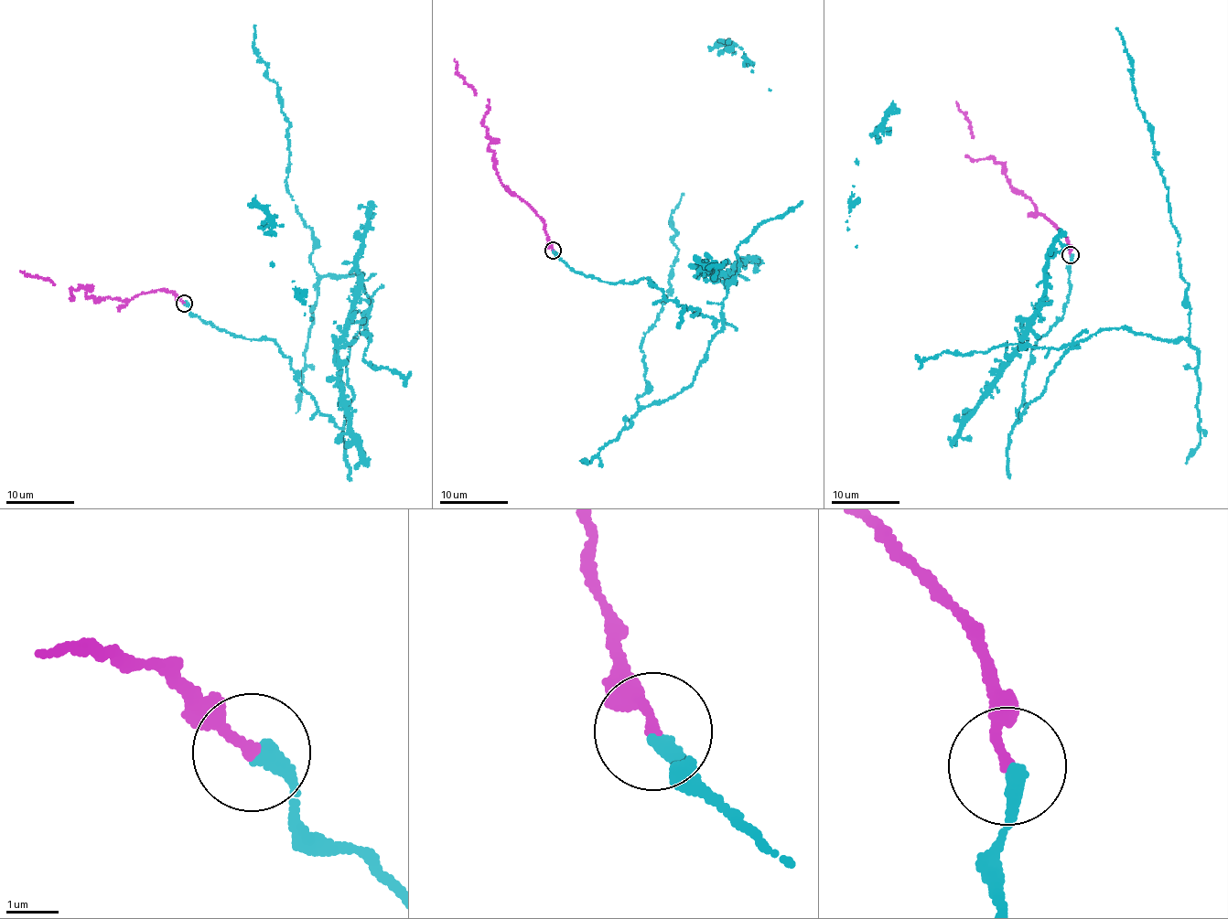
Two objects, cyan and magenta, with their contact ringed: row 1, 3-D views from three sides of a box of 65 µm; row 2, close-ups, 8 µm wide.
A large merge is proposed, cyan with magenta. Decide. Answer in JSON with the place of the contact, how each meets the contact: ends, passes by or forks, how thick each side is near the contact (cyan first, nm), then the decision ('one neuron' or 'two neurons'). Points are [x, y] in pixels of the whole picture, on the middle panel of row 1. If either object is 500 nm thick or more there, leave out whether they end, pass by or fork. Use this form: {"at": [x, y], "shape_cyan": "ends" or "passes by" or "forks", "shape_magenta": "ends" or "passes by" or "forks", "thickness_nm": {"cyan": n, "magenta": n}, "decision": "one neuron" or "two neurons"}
{"at": [553, 251], "shape_cyan": "ends", "shape_magenta": "ends", "thickness_nm": {"cyan": 320, "magenta": 190}, "decision": "one neuron"}

